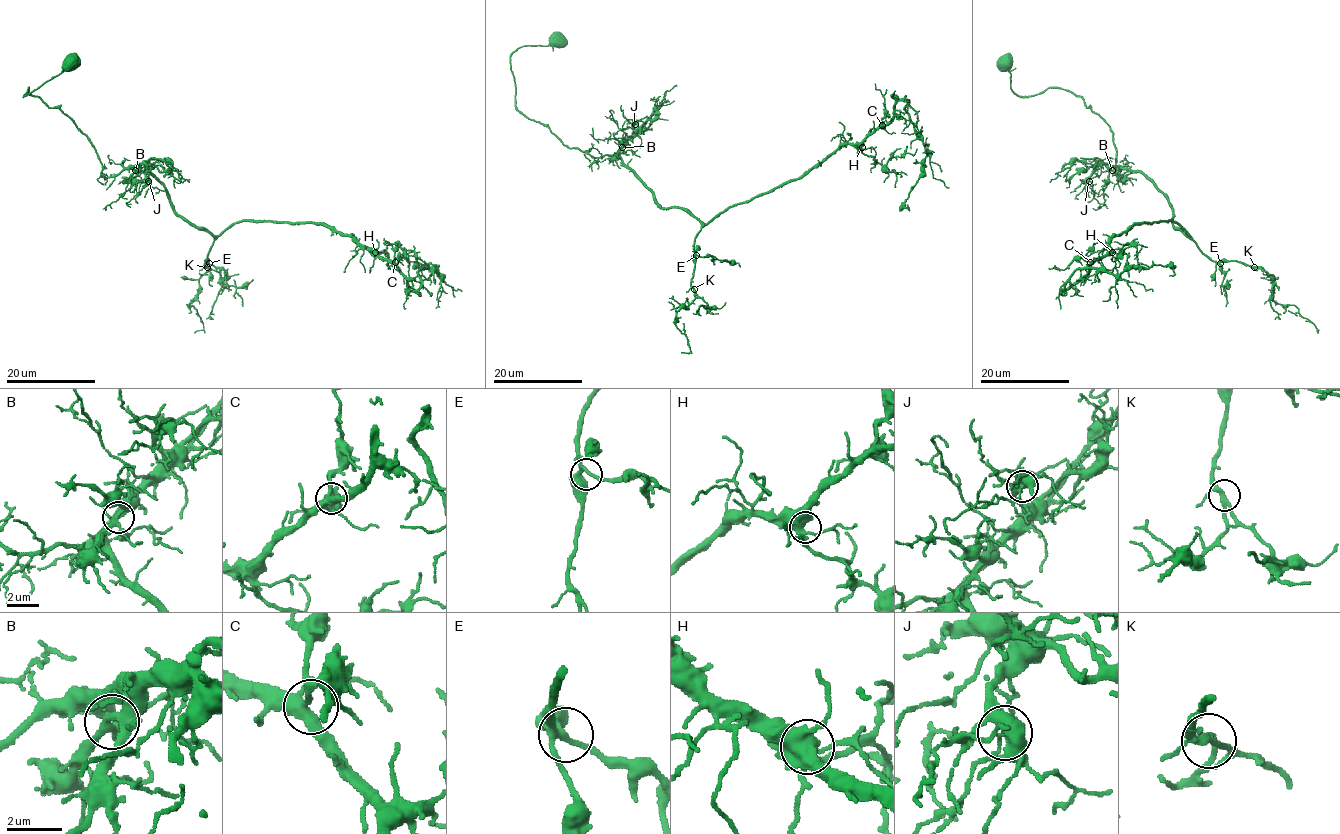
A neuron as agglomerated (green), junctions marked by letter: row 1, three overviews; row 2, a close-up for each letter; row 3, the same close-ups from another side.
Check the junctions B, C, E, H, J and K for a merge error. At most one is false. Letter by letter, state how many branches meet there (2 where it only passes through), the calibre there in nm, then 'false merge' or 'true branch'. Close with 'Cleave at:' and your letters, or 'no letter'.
B: 4 | 280 nm | true branch
C: 4 | 360 nm | true branch
E: 4 | 200 nm | true branch
H: 4 | 480 nm | true branch
J: 5 | 460 nm | true branch
K: 4 | 240 nm | true branch
Cleave at: no letter

